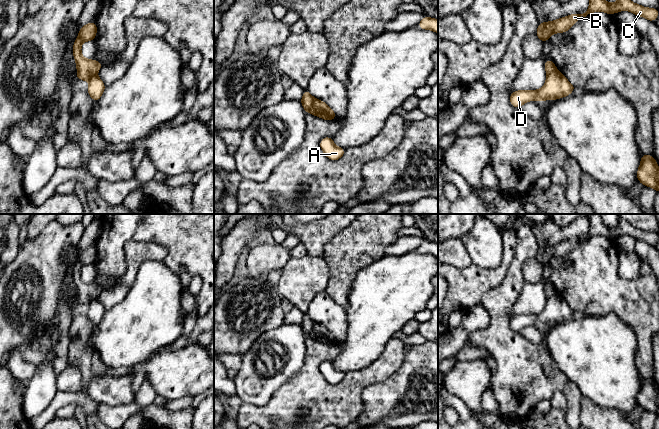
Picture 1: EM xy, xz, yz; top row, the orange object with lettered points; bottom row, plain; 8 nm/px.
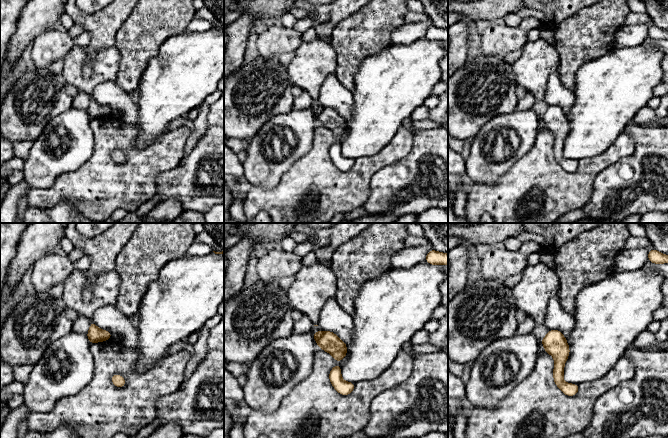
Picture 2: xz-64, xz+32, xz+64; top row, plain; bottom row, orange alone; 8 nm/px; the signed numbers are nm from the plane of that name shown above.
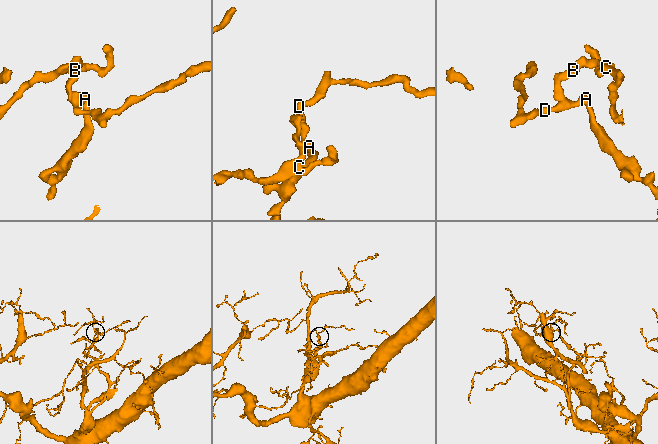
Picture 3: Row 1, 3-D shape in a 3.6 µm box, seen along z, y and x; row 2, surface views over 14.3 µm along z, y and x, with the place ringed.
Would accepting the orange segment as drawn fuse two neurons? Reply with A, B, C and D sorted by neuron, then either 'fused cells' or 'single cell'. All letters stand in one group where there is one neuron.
A D / B C | fused cells

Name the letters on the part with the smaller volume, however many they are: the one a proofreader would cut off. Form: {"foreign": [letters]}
{"foreign": ["B", "C"]}

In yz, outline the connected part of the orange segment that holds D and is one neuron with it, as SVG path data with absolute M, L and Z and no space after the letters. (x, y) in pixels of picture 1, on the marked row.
M556 70L547 75L544 86L539 90L518 90L510 94L510 103L513 107L521 108L528 101L556 100L569 96L577 89L570 84L565 75Z

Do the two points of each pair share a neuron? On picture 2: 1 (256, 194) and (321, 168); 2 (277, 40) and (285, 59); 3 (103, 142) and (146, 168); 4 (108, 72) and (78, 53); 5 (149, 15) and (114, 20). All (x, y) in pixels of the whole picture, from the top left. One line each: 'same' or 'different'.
1: same
2: different
3: same
4: same
5: different

